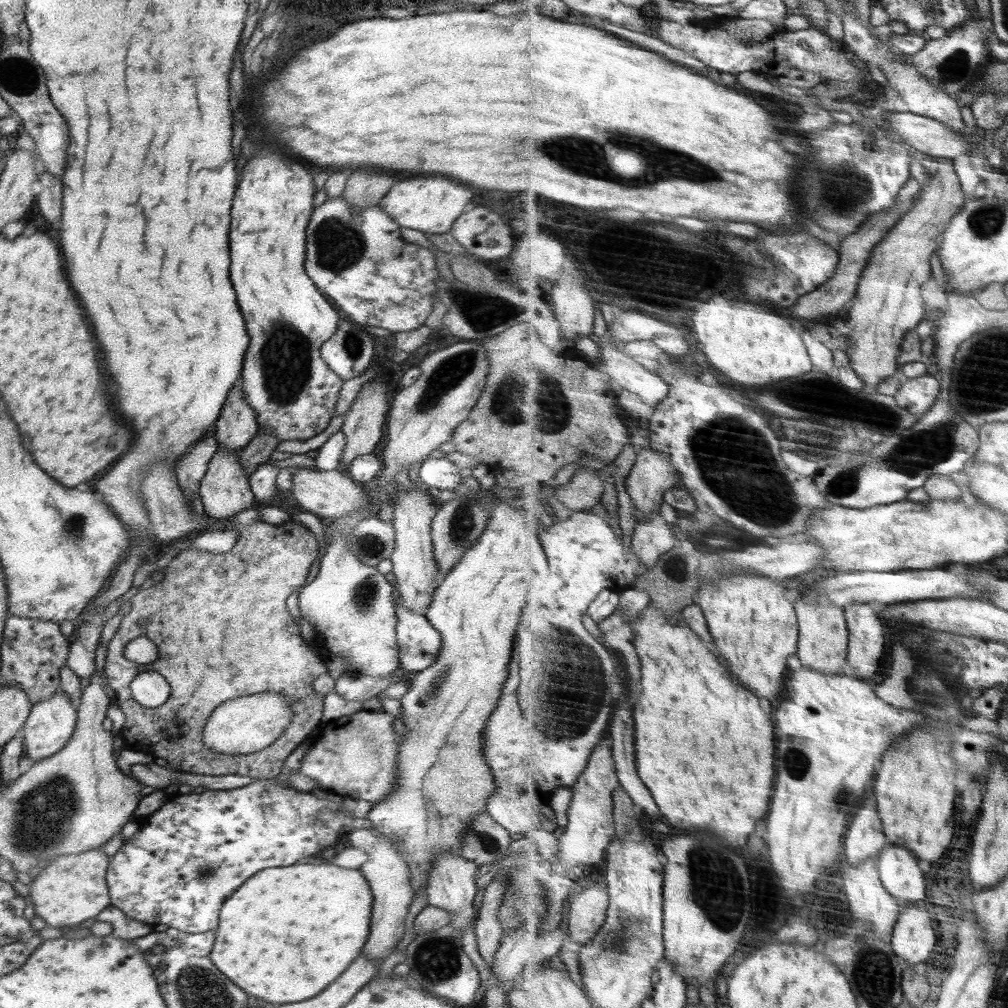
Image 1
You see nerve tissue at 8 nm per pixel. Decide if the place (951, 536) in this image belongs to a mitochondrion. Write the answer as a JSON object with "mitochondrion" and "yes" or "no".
{"mitochondrion":"no"}

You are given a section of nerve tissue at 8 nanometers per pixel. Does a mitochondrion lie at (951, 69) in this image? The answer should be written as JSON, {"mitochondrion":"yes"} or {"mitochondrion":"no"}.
{"mitochondrion":"yes"}

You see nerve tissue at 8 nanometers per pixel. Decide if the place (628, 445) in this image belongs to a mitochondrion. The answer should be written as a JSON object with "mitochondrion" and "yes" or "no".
{"mitochondrion":"no"}

